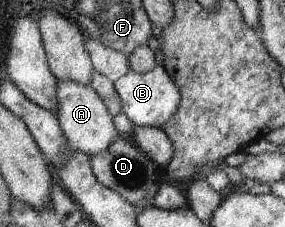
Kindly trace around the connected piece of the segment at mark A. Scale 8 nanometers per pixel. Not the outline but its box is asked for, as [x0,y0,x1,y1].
[55,78,120,157]

